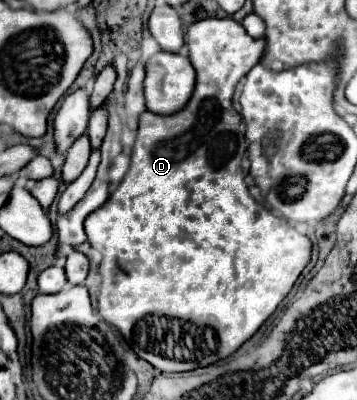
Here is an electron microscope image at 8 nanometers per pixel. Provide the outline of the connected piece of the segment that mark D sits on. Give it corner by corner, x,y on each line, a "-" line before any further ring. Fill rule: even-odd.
207,18
207,20
197,20
197,22
189,24
187,46
189,46
189,60
191,60
193,68
197,70
197,84
195,84
191,100
177,114
159,116
159,114
153,114
149,110
145,110
141,114
137,138
135,138
133,152
131,152
131,166
129,166
125,178
121,180
117,190
109,196
109,200
99,210
89,214
89,218
85,220
85,232
87,232
89,244
95,250
99,250
103,256
103,260
101,260
103,282
101,282
101,294
99,294
99,312
101,312
103,320
113,324
125,336
127,344
143,360
147,360
149,364
153,364
155,368
159,368
163,372
187,372
187,370
203,368
203,366
215,364
215,362
227,358
229,354
233,354
275,312
279,302
289,294
295,280
299,278
299,274
303,272
303,268
311,260
309,238
299,234
287,220
277,218
265,206
255,202
247,190
245,174
241,170
241,156
247,150
247,142
245,142
245,136
239,132
241,116
235,112
231,98
233,98
233,92
235,92
239,78
245,76
255,64
259,64
261,54
265,50
265,40
251,38
245,32
245,28
239,22
235,22
233,18
221,18
221,20
219,18

